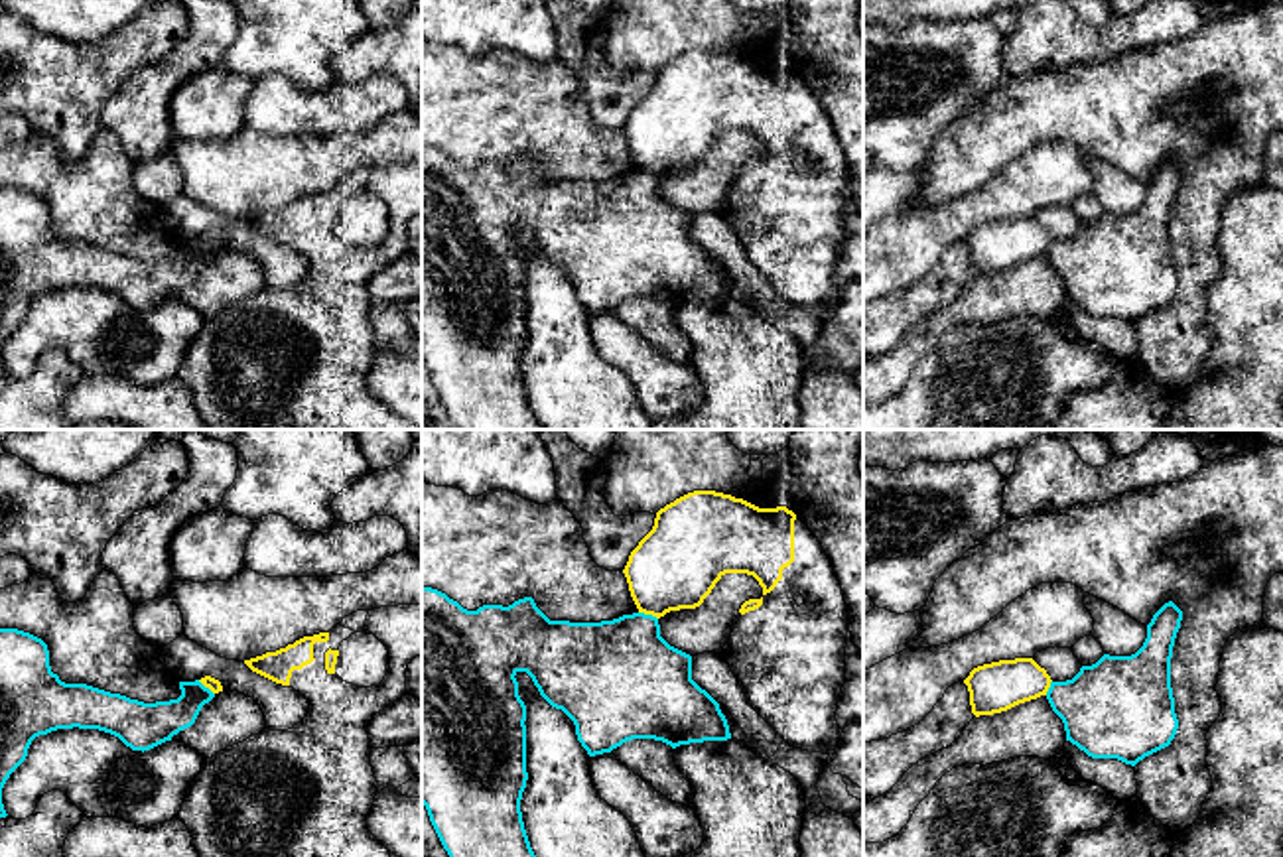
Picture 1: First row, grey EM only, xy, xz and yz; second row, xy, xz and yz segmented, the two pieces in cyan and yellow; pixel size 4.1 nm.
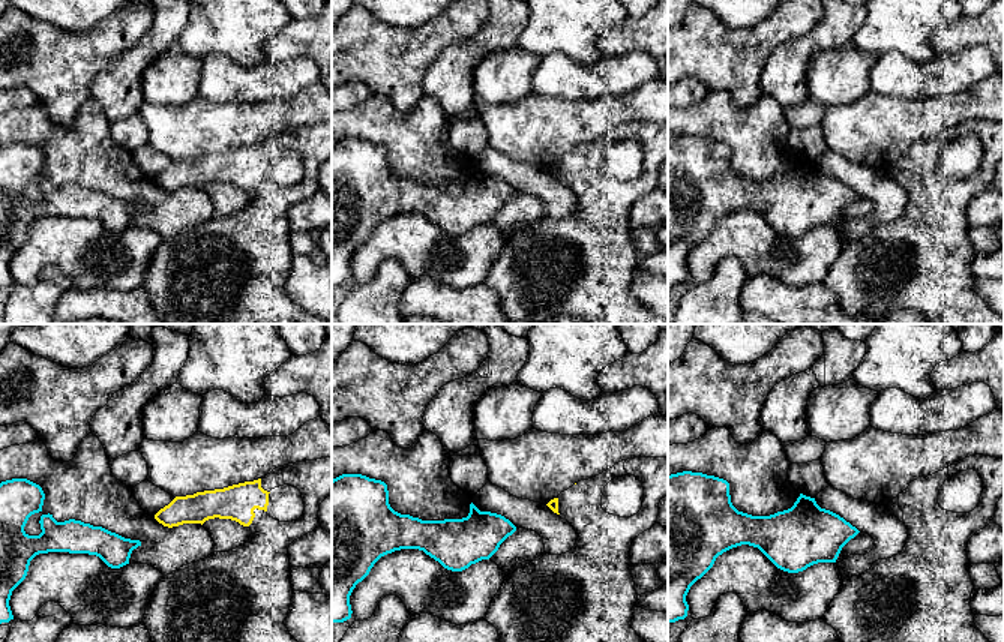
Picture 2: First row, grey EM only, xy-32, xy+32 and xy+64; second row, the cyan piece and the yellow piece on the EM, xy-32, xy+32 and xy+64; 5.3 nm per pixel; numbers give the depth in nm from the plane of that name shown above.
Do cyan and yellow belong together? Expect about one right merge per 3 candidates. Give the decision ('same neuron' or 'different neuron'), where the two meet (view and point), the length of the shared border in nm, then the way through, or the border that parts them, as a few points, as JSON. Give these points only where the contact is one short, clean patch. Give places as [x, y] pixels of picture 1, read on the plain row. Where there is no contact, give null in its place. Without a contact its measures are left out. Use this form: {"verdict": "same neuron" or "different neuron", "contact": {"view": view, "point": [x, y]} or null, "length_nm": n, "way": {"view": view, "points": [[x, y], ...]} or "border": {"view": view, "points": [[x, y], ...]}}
{"verdict": "different neuron", "contact": {"view": "xz", "point": [649, 174]}, "length_nm": 90, "border": {"view": "xz", "points": [[639, 170], [651, 172], [657, 178]]}}

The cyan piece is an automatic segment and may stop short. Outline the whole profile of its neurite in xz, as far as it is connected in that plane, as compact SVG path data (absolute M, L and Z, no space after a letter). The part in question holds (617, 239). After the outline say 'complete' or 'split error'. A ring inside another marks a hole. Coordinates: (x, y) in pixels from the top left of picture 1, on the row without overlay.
M422 144L422 363L457 429L544 429L520 370L526 347L526 264L516 232L526 231L540 254L562 268L589 315L611 311L633 297L654 297L672 307L731 297L719 262L692 238L692 215L660 195L658 177L644 171L601 181L550 179L532 156L508 165L463 167L445 152Z; complete

